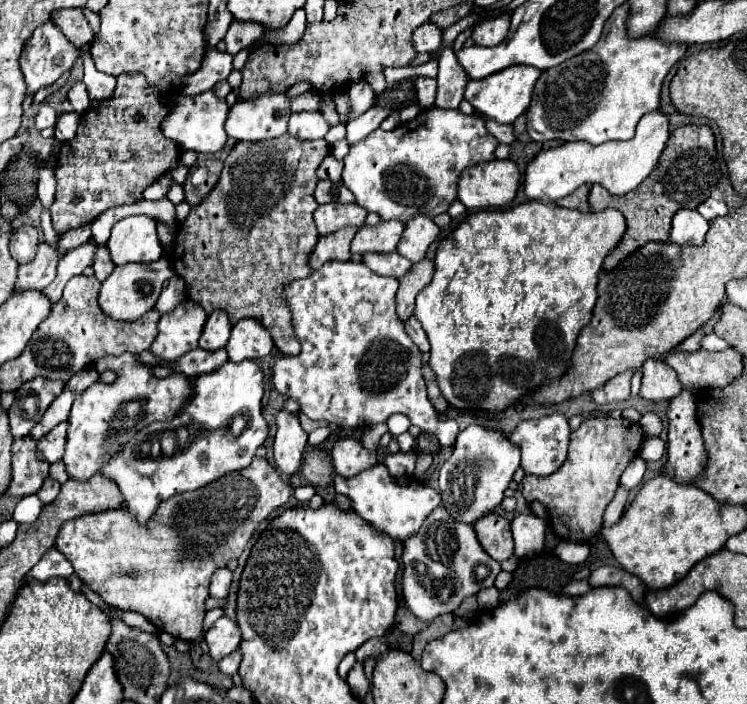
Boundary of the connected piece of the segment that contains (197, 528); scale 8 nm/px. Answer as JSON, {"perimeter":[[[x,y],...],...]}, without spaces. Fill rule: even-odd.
{"perimeter":[[[255,456],[253,462],[251,462],[251,466],[243,468],[243,470],[239,470],[239,472],[225,474],[223,478],[219,478],[219,480],[215,480],[215,482],[211,482],[211,484],[199,488],[199,490],[185,492],[185,494],[175,494],[175,496],[169,498],[167,502],[161,502],[159,508],[157,508],[157,512],[153,514],[153,518],[151,518],[145,526],[141,526],[141,524],[137,522],[137,518],[135,518],[129,510],[121,510],[121,508],[119,508],[119,510],[109,510],[109,512],[99,512],[99,514],[85,514],[85,516],[79,516],[79,518],[75,518],[75,520],[69,520],[69,522],[63,524],[63,528],[61,528],[61,532],[59,532],[57,550],[63,550],[65,558],[73,564],[75,574],[77,574],[85,584],[89,584],[107,604],[117,606],[119,610],[135,610],[135,612],[143,614],[147,620],[151,620],[161,632],[163,632],[163,628],[165,628],[165,632],[171,634],[173,638],[191,642],[191,640],[195,640],[195,636],[199,636],[201,630],[203,630],[203,618],[205,618],[205,612],[207,612],[207,610],[205,610],[205,600],[209,598],[211,574],[213,574],[215,570],[219,570],[219,568],[225,568],[229,560],[239,558],[241,552],[243,552],[243,548],[245,548],[247,542],[251,540],[253,532],[259,528],[259,524],[261,524],[273,510],[285,506],[287,500],[289,500],[289,496],[291,496],[291,486],[283,480],[283,476],[281,476],[265,458],[257,458],[257,456]],[[201,522],[213,522],[213,528],[215,528],[215,530],[209,530],[209,524],[207,524],[207,526],[205,526],[207,530],[203,532],[203,524],[201,524]]]}

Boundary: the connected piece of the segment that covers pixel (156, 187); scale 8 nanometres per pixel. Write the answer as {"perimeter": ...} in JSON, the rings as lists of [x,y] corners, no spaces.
{"perimeter":[[[167,176],[165,178],[159,178],[155,184],[151,184],[145,190],[145,198],[147,200],[163,200],[163,198],[167,198],[167,192],[169,192],[171,184],[173,184],[171,178],[167,178]]]}

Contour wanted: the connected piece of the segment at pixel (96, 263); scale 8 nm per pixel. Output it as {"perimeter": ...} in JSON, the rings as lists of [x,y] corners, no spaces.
{"perimeter":[[[99,246],[97,252],[95,252],[95,258],[93,258],[93,274],[99,282],[103,282],[107,278],[107,274],[115,268],[115,264],[111,262],[109,254],[107,254],[107,246]]]}

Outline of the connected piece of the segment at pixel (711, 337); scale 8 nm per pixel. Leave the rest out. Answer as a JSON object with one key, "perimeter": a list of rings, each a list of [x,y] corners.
{"perimeter":[[[707,334],[707,336],[703,338],[701,348],[705,348],[705,350],[725,350],[725,348],[731,348],[731,344],[725,342],[723,338],[719,338],[717,334]]]}

